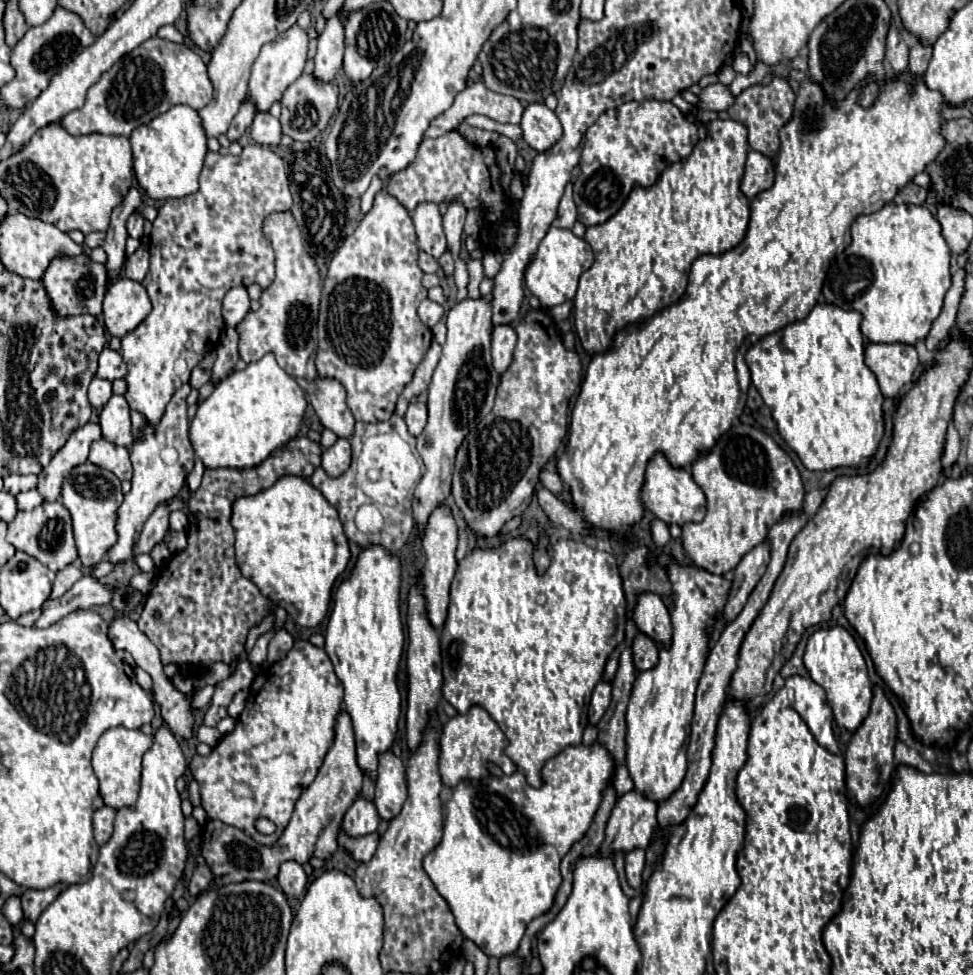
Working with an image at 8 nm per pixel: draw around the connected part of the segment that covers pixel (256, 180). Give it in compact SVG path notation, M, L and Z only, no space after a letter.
M245 146L239 156L221 156L207 152L203 172L199 176L199 190L179 200L167 200L159 208L151 232L151 268L143 280L147 294L153 302L151 314L125 338L121 338L121 354L127 362L127 402L139 410L147 422L159 422L173 390L189 382L189 372L205 358L207 352L217 348L223 316L221 300L233 286L259 284L265 290L275 278L275 254L271 242L263 234L263 222L273 212L289 212L293 204L289 178L283 160L267 146Z

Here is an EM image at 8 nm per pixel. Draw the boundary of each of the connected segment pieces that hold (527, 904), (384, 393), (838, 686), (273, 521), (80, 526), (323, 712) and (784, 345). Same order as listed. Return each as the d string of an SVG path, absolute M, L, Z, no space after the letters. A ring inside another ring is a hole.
M595 742L593 746L585 746L585 744L567 746L561 754L557 754L555 758L551 758L551 760L545 764L543 772L541 772L541 774L543 774L543 780L545 780L545 784L541 786L541 790L539 790L539 788L535 790L533 786L529 786L527 780L525 780L525 776L523 776L521 772L515 772L515 774L511 774L511 776L505 776L505 774L501 774L501 770L497 770L497 766L489 766L491 776L487 776L487 778L483 778L483 780L465 780L465 782L459 782L459 784L453 788L453 796L451 796L451 800L445 804L445 812L447 812L447 814L445 814L445 824L443 824L443 840L441 840L441 844L439 844L431 854L425 856L423 868L425 868L425 872L429 874L431 882L435 884L437 892L447 900L447 904L449 904L453 916L455 916L457 928L463 932L463 936L465 936L467 940L471 940L473 944L477 944L487 956L503 958L503 956L515 954L517 948L519 948L519 944L521 944L521 938L525 936L525 930L527 930L529 922L531 922L533 918L537 918L537 916L541 916L541 914L547 914L547 912L551 910L551 906L555 904L555 894L557 894L557 890L559 890L559 886L561 886L561 880L563 880L563 878L561 878L561 870L559 870L561 860L563 860L563 856L571 850L571 846L573 846L575 842L579 842L579 840L587 834L587 830L589 830L589 826L591 826L591 822L593 822L593 818L595 818L595 814L597 814L597 808L599 808L599 804L601 804L603 790L615 780L615 778L613 778L615 770L617 770L617 762L615 762L613 754L611 754L601 742Z
M381 190L375 198L373 210L363 216L357 230L345 238L329 264L327 278L323 280L321 308L319 308L319 348L317 372L321 378L335 378L347 390L347 406L359 422L385 422L395 412L395 402L405 384L411 382L417 364L423 360L431 346L433 334L419 320L417 308L427 298L421 284L421 268L417 266L417 244L411 214Z
M841 626L829 630L817 630L815 634L809 636L803 662L813 682L825 690L837 726L855 732L857 726L861 726L861 722L865 720L865 714L869 714L869 706L873 698L873 688L867 676L865 658L855 638Z
M283 476L271 488L233 504L237 564L261 594L277 602L307 628L315 628L329 610L335 580L345 572L351 552L337 510L305 478Z
M85 462L73 468L69 478L65 478L61 496L63 496L63 504L73 516L73 532L79 550L79 560L83 562L83 566L93 568L103 560L109 548L117 542L117 530L115 530L117 510L123 502L121 480L113 472L93 466L91 462Z
M297 640L283 660L275 662L255 676L245 710L237 718L235 730L225 734L209 756L193 756L189 768L193 778L199 782L201 806L205 808L207 816L243 830L263 846L273 846L273 842L277 842L283 828L287 826L301 790L309 786L309 782L313 782L313 778L317 776L321 762L329 746L333 744L333 726L341 710L343 686L335 676L329 656L323 648L317 648L307 640ZM259 816L275 822L277 830L271 836L263 836L255 830L255 820Z
M817 304L805 320L761 338L745 354L751 382L771 410L781 438L811 472L865 468L885 434L883 394L865 364L861 320L857 310Z

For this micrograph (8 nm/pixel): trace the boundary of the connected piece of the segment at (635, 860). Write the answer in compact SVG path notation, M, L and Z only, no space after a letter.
M633 850L625 856L625 874L627 874L627 882L633 888L641 888L643 880L641 880L641 872L645 866L645 850Z

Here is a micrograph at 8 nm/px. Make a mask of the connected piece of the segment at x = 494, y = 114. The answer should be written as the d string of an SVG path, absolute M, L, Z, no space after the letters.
M483 82L467 86L457 94L453 106L433 120L433 126L425 132L425 138L437 138L455 130L467 116L483 114L501 124L519 124L523 118L523 104L517 98L491 92Z

